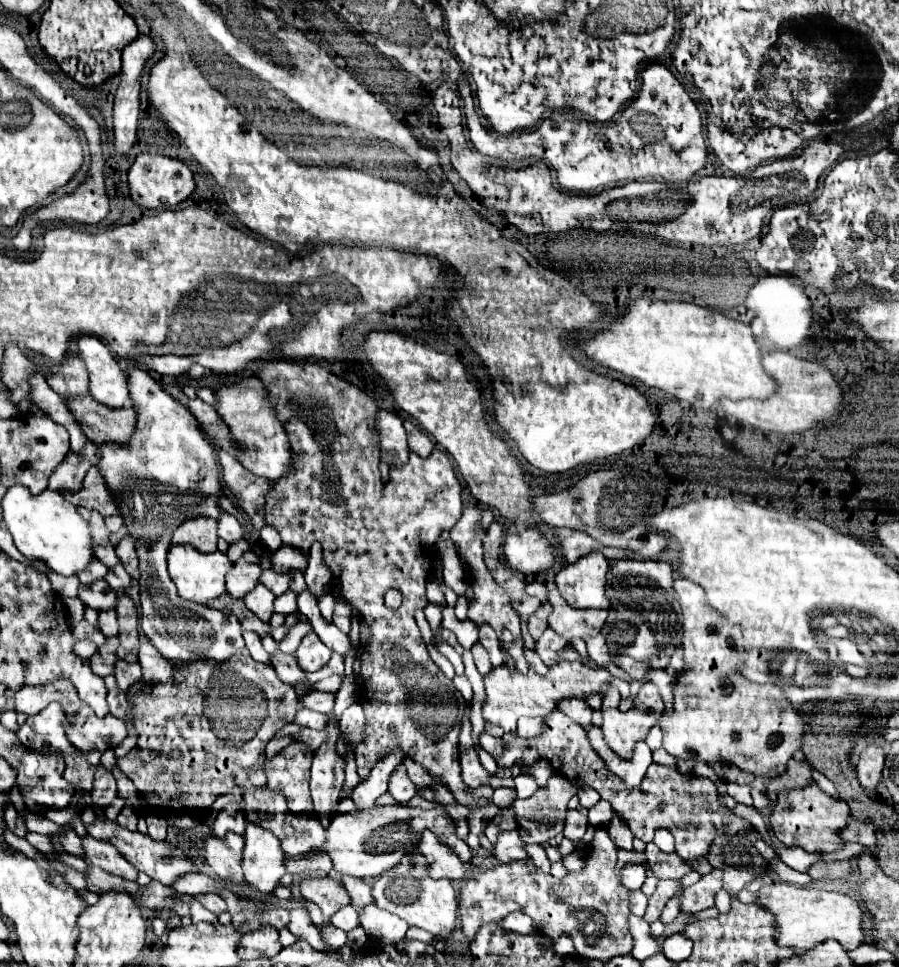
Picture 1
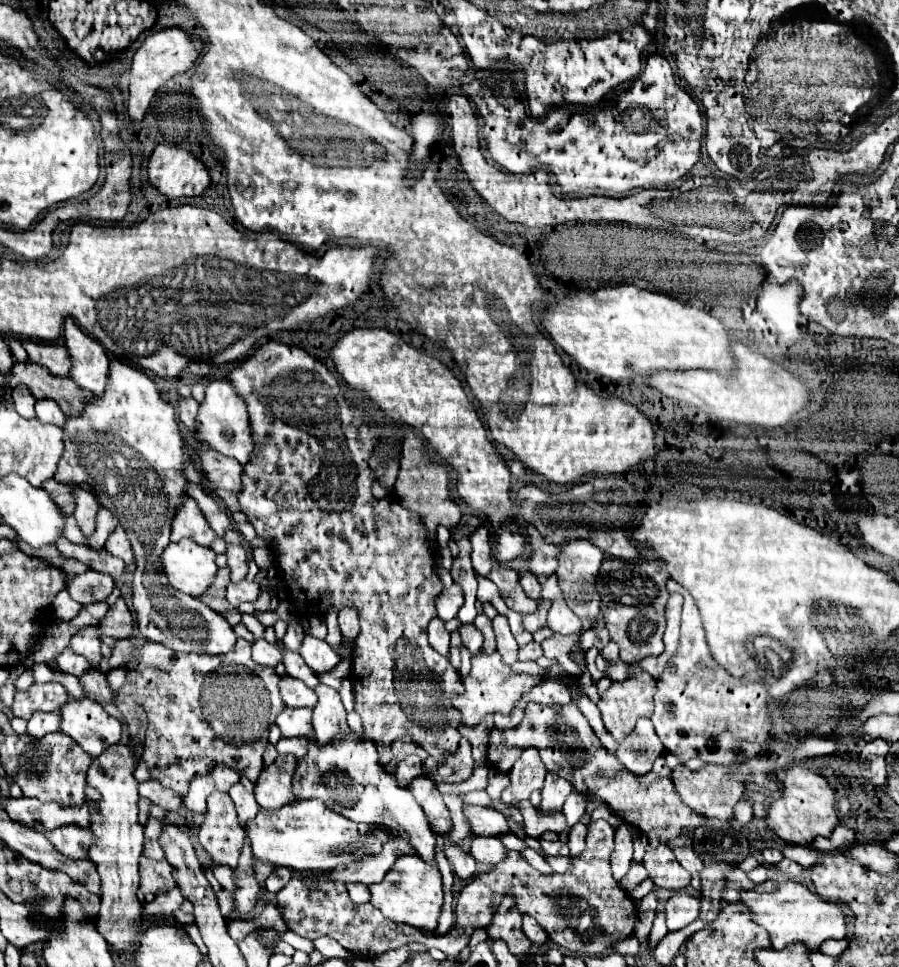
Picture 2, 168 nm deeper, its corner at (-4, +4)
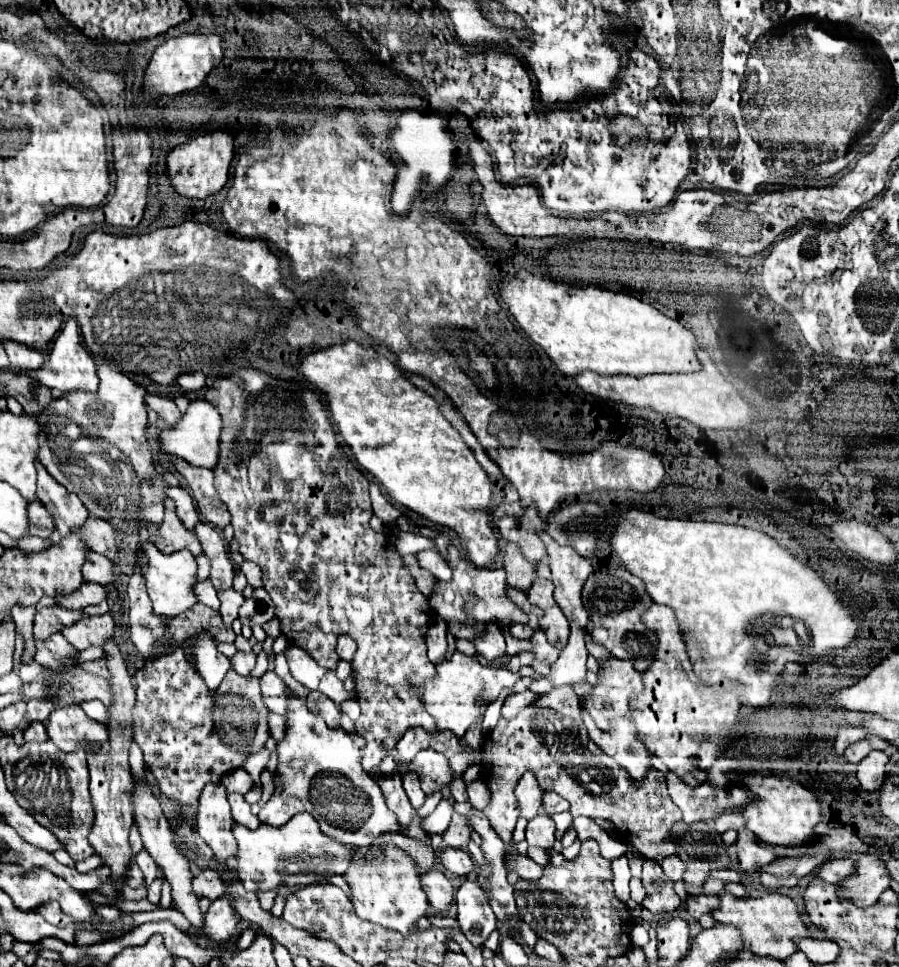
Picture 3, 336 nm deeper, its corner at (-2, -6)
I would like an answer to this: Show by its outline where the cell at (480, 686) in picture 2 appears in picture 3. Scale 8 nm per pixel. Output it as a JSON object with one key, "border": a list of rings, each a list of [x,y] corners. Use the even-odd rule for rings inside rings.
{"border":[[[453,652],[451,660],[445,658],[437,666],[437,674],[431,680],[425,680],[425,688],[419,692],[419,700],[425,710],[435,718],[437,730],[449,730],[457,738],[463,738],[473,720],[479,718],[481,704],[475,704],[475,696],[483,690],[487,700],[495,700],[503,688],[511,688],[521,676],[513,674],[505,668],[481,666],[475,656],[465,656],[461,652]]]}

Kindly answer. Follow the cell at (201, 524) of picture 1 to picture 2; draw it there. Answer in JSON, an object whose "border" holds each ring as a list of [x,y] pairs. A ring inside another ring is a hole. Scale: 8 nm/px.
{"border":[[[191,498],[185,500],[185,504],[179,508],[173,528],[171,528],[171,542],[179,542],[181,538],[193,538],[201,546],[211,546],[217,534],[213,534],[213,528],[209,528],[207,518],[201,514],[201,508]]]}

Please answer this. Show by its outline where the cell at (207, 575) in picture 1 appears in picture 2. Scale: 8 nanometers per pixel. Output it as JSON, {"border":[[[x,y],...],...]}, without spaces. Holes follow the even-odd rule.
{"border":[[[191,538],[171,542],[161,554],[169,584],[189,596],[201,596],[217,576],[217,554],[211,548],[197,546]]]}

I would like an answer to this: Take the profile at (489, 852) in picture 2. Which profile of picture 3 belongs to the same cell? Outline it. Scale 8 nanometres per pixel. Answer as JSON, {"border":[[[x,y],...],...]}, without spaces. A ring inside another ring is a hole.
{"border":[[[443,848],[439,854],[439,860],[445,868],[445,874],[455,878],[455,876],[469,876],[475,870],[473,860],[465,854],[465,850],[455,850],[455,848]]]}

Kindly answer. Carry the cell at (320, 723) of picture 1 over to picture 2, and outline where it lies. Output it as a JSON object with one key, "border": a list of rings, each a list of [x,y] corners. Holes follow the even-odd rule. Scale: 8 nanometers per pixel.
{"border":[[[286,707],[283,710],[283,714],[277,716],[275,724],[279,726],[282,737],[284,738],[307,736],[313,731],[312,713],[313,710],[308,707]]]}

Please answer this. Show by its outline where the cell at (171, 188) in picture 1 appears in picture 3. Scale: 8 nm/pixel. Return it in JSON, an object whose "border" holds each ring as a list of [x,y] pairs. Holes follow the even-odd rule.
{"border":[[[215,130],[201,134],[181,146],[177,146],[167,156],[167,170],[175,190],[187,198],[207,198],[219,192],[229,174],[229,164],[233,158],[233,134],[231,130]]]}

